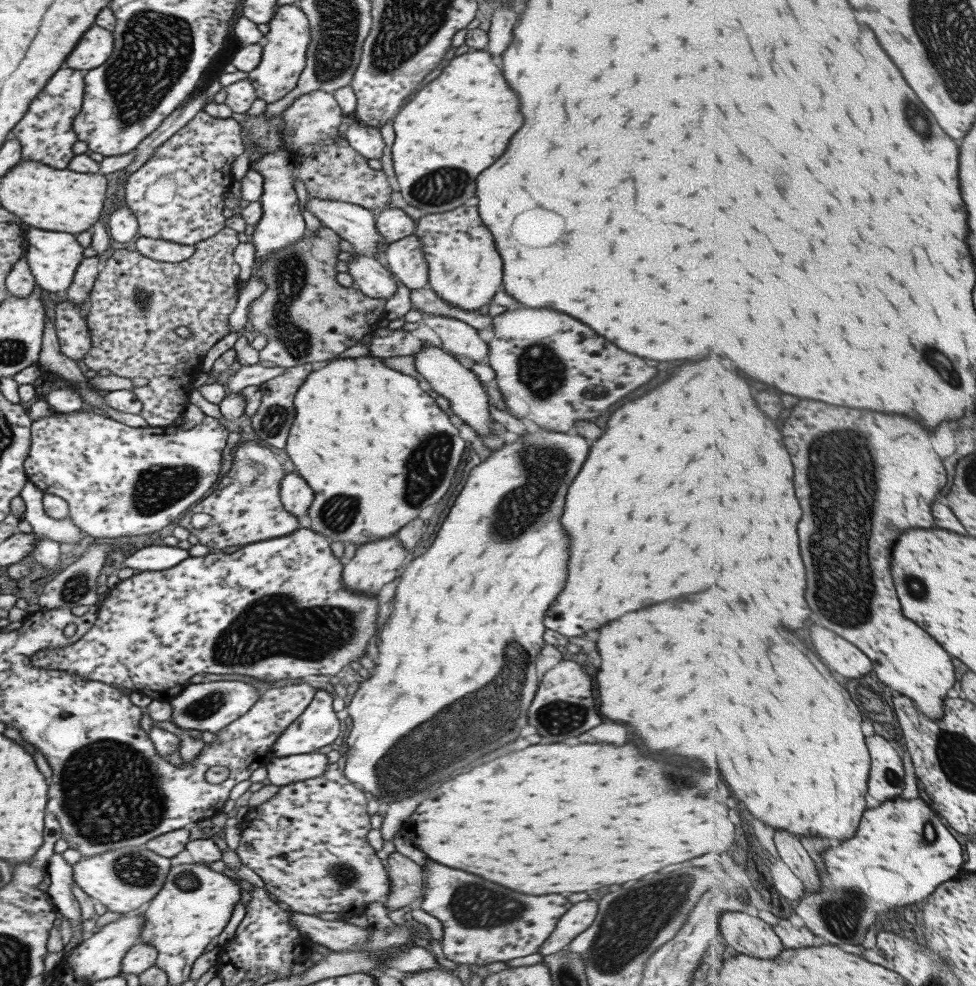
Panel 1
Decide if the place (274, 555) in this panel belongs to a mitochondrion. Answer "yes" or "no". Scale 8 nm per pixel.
no

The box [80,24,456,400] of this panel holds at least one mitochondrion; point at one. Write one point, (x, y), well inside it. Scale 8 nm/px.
(291, 274)

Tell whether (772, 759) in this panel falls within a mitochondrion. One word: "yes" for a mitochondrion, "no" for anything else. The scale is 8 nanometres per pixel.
no

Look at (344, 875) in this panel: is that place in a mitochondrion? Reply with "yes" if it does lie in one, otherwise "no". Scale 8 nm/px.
yes

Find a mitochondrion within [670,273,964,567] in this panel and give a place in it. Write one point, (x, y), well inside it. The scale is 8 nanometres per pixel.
(941, 362)

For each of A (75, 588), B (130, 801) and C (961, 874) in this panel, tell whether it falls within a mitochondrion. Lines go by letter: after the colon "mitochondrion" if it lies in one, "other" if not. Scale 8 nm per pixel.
A: mitochondrion
B: mitochondrion
C: other

